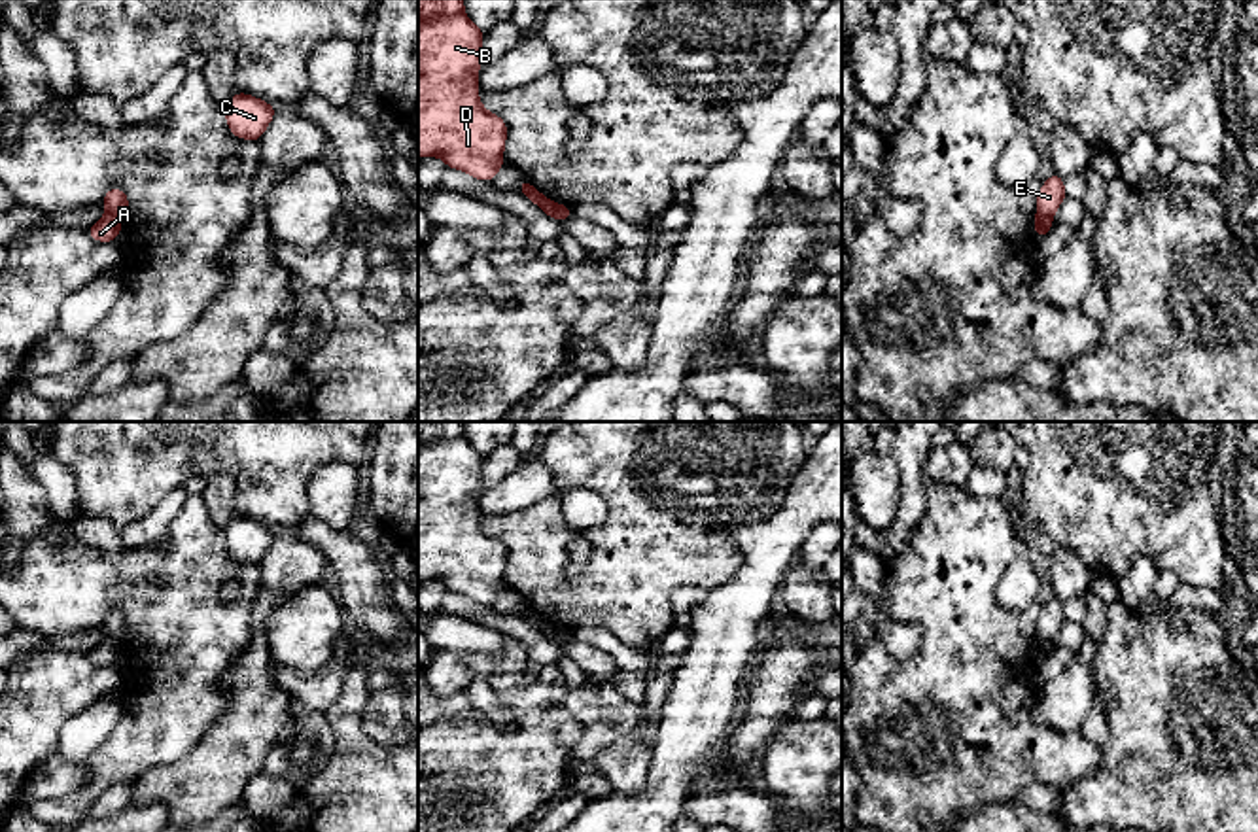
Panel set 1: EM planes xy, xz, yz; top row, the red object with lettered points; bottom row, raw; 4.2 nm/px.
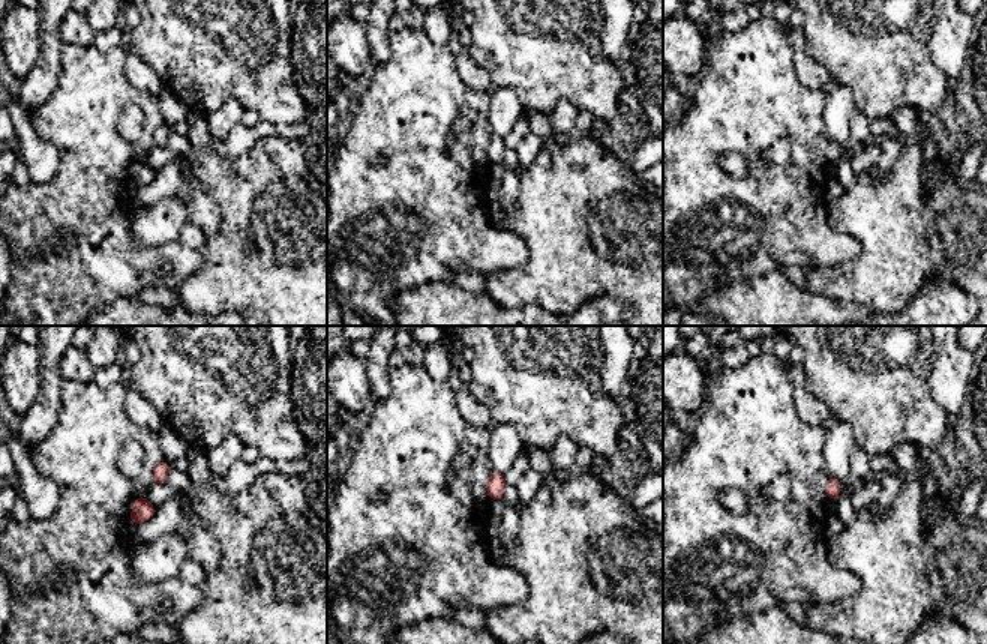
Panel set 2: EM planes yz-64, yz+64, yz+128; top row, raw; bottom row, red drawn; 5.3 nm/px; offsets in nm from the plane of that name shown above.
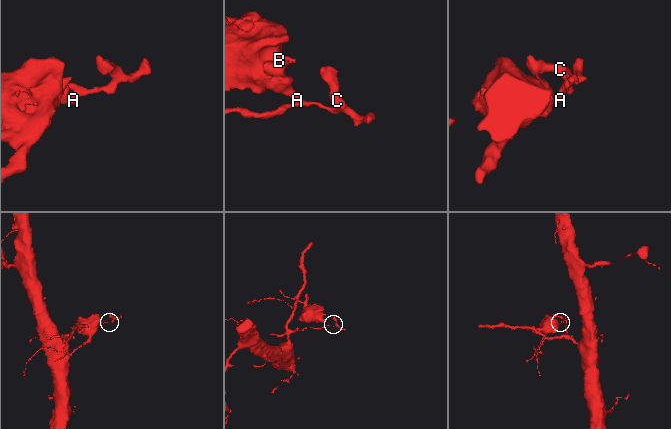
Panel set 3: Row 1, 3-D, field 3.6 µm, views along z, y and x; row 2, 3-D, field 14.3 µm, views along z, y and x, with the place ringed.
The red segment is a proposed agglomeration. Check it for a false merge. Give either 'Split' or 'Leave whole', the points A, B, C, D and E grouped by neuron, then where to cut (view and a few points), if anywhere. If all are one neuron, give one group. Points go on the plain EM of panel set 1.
Split. Groups: A B D / C E. Split along yz (1037, 636), (1050, 641)

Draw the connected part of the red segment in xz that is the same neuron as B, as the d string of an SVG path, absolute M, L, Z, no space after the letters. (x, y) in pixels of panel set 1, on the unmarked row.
M418 422L418 581L437 579L448 592L492 605L505 588L507 548L479 524L482 459L465 439L463 422Z

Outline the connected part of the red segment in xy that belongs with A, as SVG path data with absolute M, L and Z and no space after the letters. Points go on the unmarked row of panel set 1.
M106 637L100 645L93 647L85 654L96 666L112 666L112 664L117 664L119 656L121 656L121 641L117 641L114 637Z

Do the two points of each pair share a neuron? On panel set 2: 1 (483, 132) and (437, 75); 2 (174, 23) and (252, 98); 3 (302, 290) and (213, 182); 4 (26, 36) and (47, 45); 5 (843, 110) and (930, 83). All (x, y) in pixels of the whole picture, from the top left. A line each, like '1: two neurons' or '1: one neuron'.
1: one neuron
2: one neuron
3: one neuron
4: two neurons
5: two neurons

